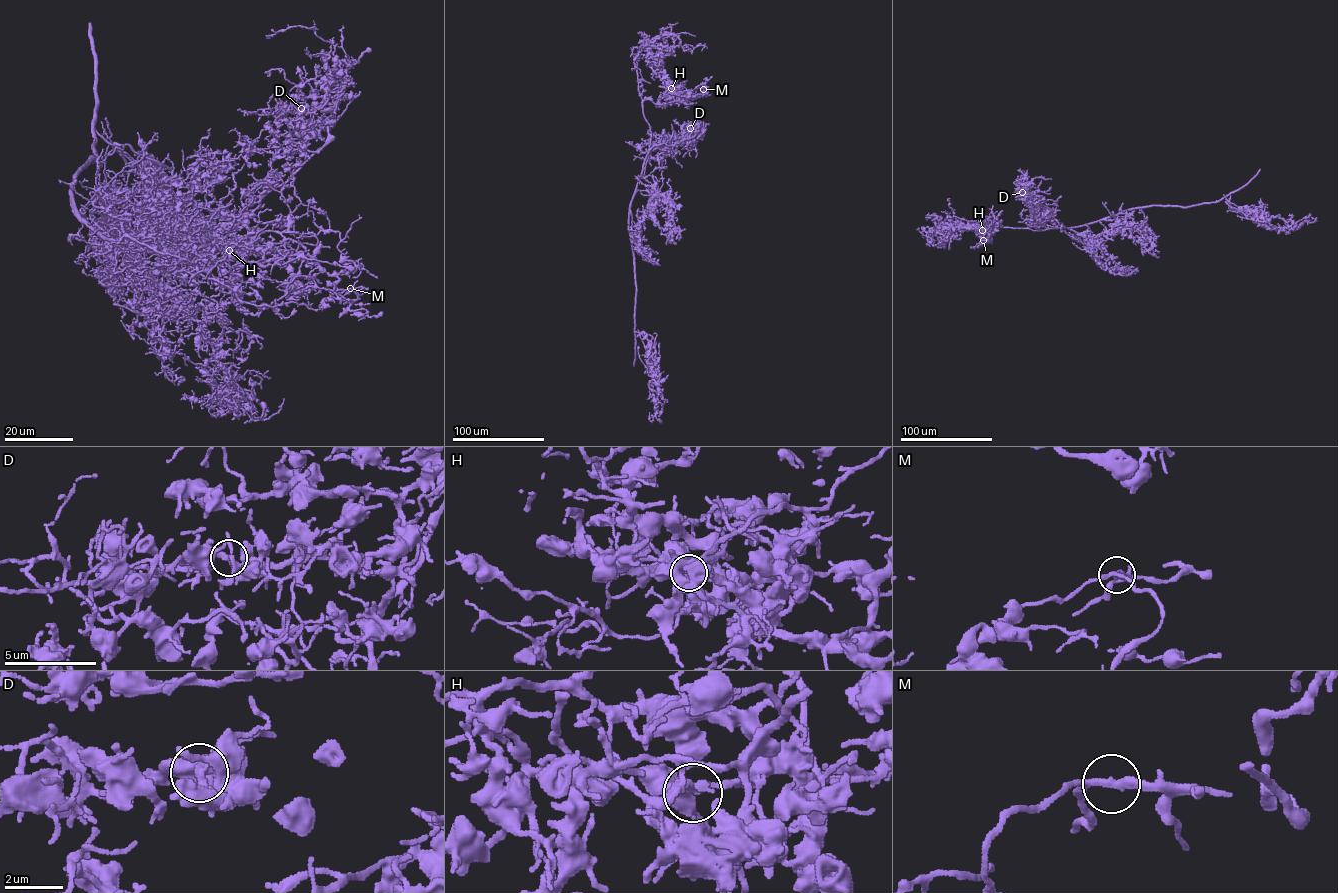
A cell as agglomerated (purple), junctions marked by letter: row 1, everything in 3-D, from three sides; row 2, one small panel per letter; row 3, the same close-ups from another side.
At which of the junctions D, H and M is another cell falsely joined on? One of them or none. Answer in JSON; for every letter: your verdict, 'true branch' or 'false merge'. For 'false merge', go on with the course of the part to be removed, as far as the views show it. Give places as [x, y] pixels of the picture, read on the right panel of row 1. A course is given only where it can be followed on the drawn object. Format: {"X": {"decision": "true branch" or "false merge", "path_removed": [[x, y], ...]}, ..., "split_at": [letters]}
{"D": {"decision": "true branch"}, "H": {"decision": "true branch"}, "M": {"decision": "true branch"}, "split_at": []}

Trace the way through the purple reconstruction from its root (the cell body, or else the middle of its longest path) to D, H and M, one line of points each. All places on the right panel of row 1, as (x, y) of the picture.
D: (1100, 220), (1078, 226), (1040, 230), (1032, 206), (1025, 201), (1026, 192), (1022, 192)
H: (1100, 220), (1078, 226), (1042, 230), (993, 228), (997, 224), (990, 230), (982, 230)
M: (1100, 220), (1078, 226), (1042, 230), (993, 228), (998, 226), (994, 223), (988, 227), (989, 241), (983, 240)

